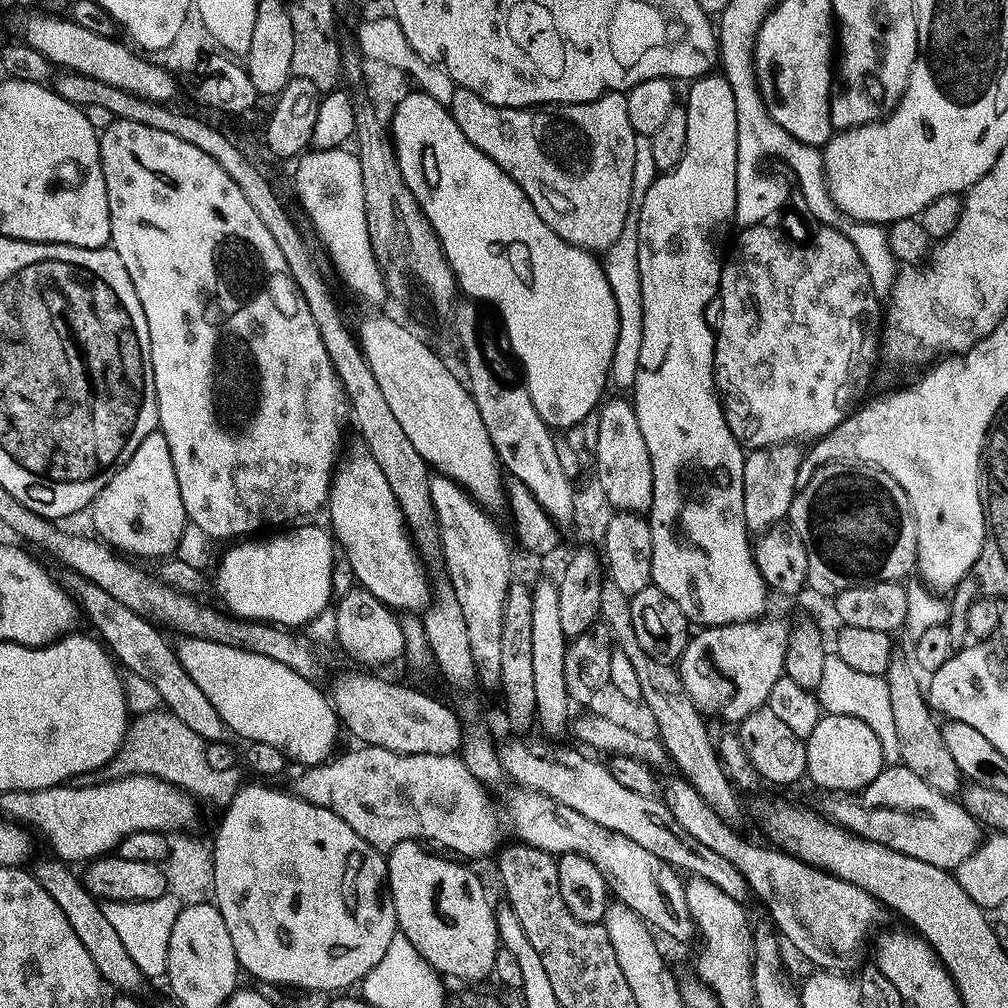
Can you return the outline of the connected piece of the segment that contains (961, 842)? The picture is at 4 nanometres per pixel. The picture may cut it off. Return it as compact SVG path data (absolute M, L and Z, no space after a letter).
M885 766L878 778L855 792L825 795L822 815L856 836L902 854L930 862L930 866L955 870L981 844L982 824L967 812L962 803L927 785L917 774L903 766Z

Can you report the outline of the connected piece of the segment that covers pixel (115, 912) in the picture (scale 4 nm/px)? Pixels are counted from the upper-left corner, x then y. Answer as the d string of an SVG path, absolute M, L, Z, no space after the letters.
M165 894L153 900L135 900L129 904L121 900L106 900L103 901L102 907L107 921L114 926L115 933L126 946L126 953L130 954L142 976L163 977L168 971L170 930L174 930L174 922L180 913L180 900Z

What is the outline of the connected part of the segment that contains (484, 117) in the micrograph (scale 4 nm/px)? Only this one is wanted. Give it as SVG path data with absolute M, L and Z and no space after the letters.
M457 87L450 105L450 111L454 122L458 122L462 134L466 134L466 138L470 138L470 142L474 142L474 146L478 146L478 150L482 150L482 154L486 154L486 158L490 158L507 176L518 184L526 194L526 198L530 198L538 218L542 218L542 222L546 222L546 226L550 226L550 230L554 230L554 234L558 234L558 238L562 238L568 244L584 248L593 254L603 254L607 252L610 246L614 246L614 242L618 240L626 226L626 218L634 208L632 175L634 174L634 150L636 149L638 133L630 126L630 114L626 110L627 101L628 97L623 92L605 91L604 95L598 97L597 100L582 102L581 104L566 104L557 107L555 110L503 108L502 106L494 106L490 102L486 102L478 94L470 91L469 88Z

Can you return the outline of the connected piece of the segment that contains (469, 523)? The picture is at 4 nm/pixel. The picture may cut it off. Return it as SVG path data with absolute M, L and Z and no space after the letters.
M439 474L429 481L442 564L448 567L446 578L458 598L458 606L462 606L462 618L466 618L466 634L470 634L470 650L474 654L479 683L499 685L503 603L514 581L512 552L491 515L460 484Z

